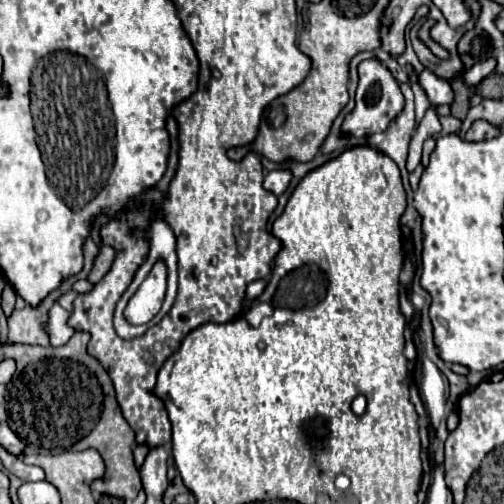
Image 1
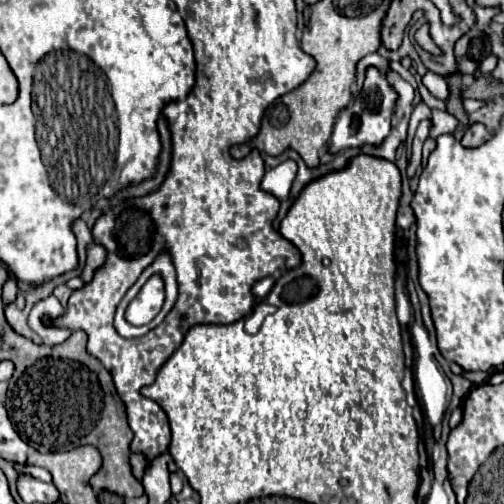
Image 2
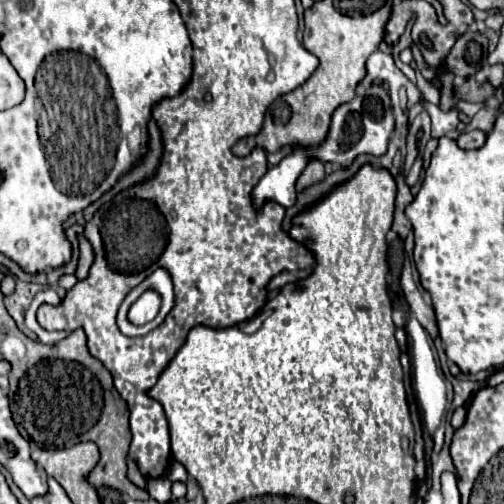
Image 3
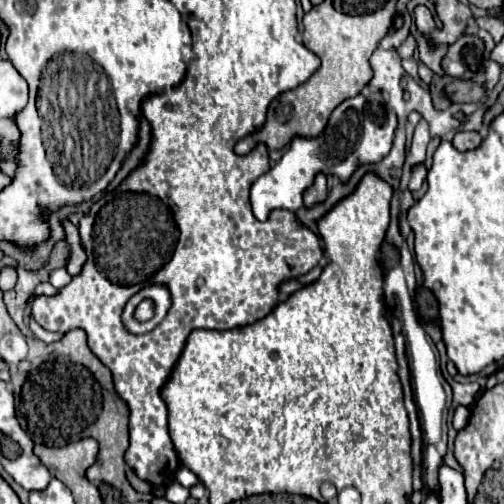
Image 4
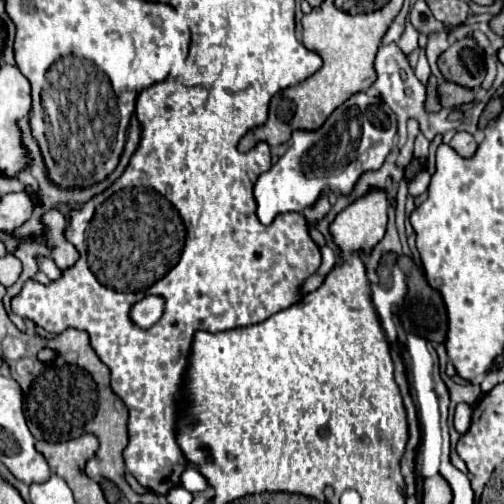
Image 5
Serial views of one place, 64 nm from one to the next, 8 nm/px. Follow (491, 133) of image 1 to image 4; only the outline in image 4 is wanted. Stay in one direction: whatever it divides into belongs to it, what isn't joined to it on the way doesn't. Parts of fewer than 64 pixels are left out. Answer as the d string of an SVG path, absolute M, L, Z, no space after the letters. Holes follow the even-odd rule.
M456 132L454 140L452 140L452 146L460 152L468 152L468 150L474 150L480 146L480 136L478 132Z

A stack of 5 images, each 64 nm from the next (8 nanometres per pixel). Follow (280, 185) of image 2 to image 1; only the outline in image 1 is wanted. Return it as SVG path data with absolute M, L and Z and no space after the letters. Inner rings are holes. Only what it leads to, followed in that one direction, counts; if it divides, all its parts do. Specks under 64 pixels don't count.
M272 170L268 172L268 176L264 178L264 188L276 196L284 194L288 184L292 180L292 172L290 170Z

